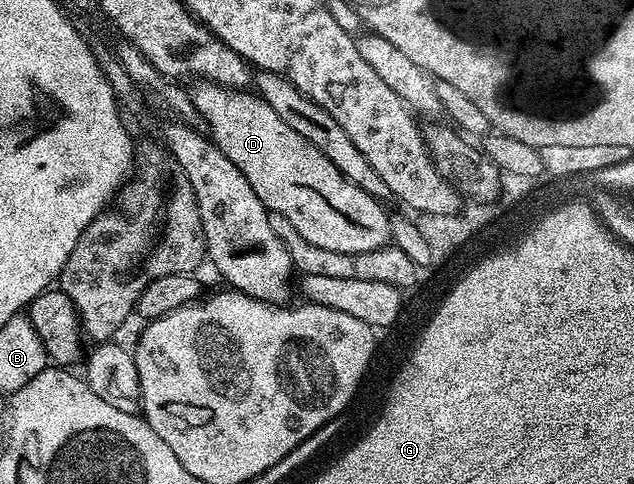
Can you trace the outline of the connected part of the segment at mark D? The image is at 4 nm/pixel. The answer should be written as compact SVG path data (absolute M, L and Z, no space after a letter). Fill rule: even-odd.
M198 82L195 85L192 99L201 122L203 120L210 127L209 139L217 144L228 162L232 162L240 174L248 178L248 186L256 190L256 198L260 198L267 212L288 218L288 222L296 226L296 234L300 234L300 238L324 250L360 254L391 243L391 217L382 209L385 208L383 201L372 198L372 194L364 194L360 186L348 182L348 178L344 178L344 174L340 174L340 170L336 170L336 166L332 166L332 162L328 162L328 158L324 158L324 154L320 154L320 150L308 142L308 138L300 138L300 134L296 134L288 122L283 122L280 114L276 114L276 110L272 110L272 106L268 106L261 96L250 90L223 88L221 84L213 82Z

